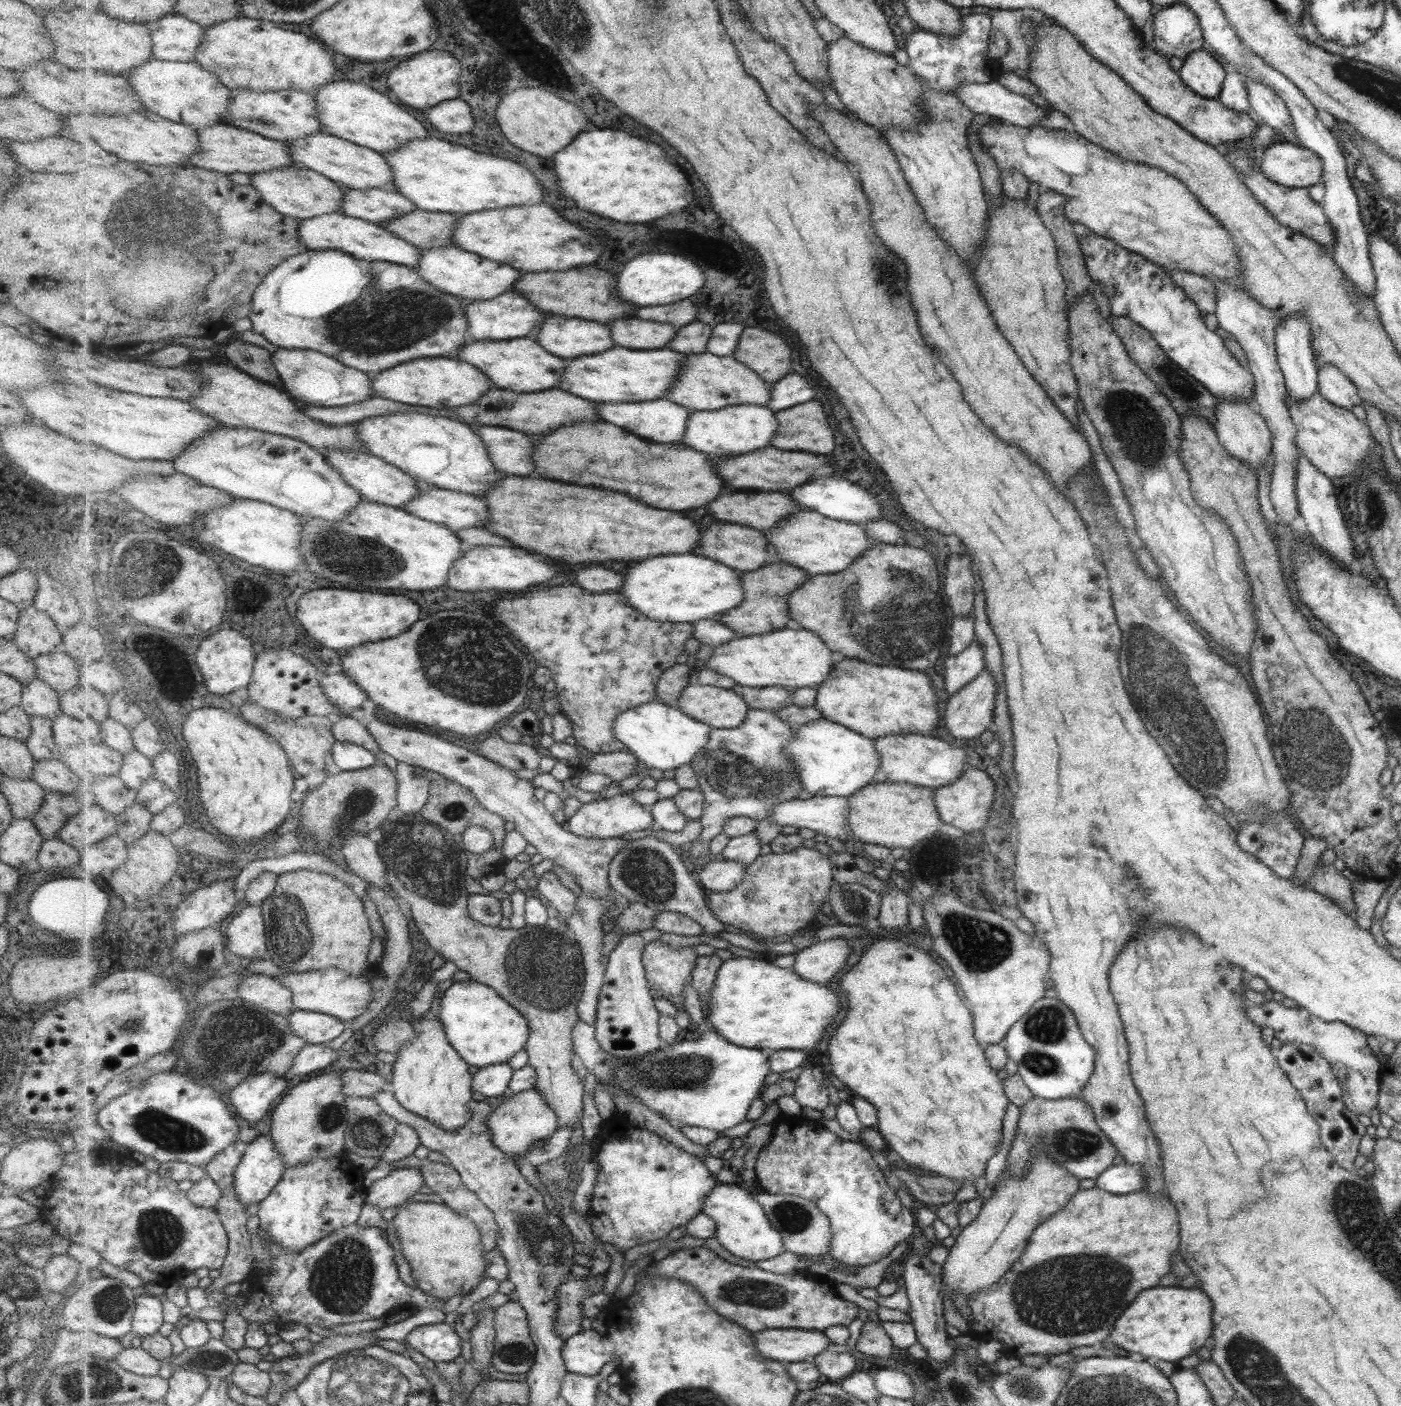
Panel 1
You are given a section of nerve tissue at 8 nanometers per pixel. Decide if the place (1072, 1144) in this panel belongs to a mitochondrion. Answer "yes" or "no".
yes

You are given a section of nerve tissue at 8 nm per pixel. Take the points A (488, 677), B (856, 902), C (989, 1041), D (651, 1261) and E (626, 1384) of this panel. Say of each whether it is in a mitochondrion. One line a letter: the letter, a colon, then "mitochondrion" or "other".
A: mitochondrion
B: mitochondrion
C: other
D: other
E: other

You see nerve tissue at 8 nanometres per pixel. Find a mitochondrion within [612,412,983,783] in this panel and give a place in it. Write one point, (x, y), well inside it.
(889, 634)

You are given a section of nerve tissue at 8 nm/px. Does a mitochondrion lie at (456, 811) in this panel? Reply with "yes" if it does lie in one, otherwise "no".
yes

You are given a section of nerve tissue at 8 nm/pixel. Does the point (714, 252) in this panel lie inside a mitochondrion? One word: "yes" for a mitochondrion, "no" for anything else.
no

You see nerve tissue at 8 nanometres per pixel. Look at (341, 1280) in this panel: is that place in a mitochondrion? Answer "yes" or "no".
yes

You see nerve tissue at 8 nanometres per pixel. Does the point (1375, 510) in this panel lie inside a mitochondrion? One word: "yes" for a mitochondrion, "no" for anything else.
yes

